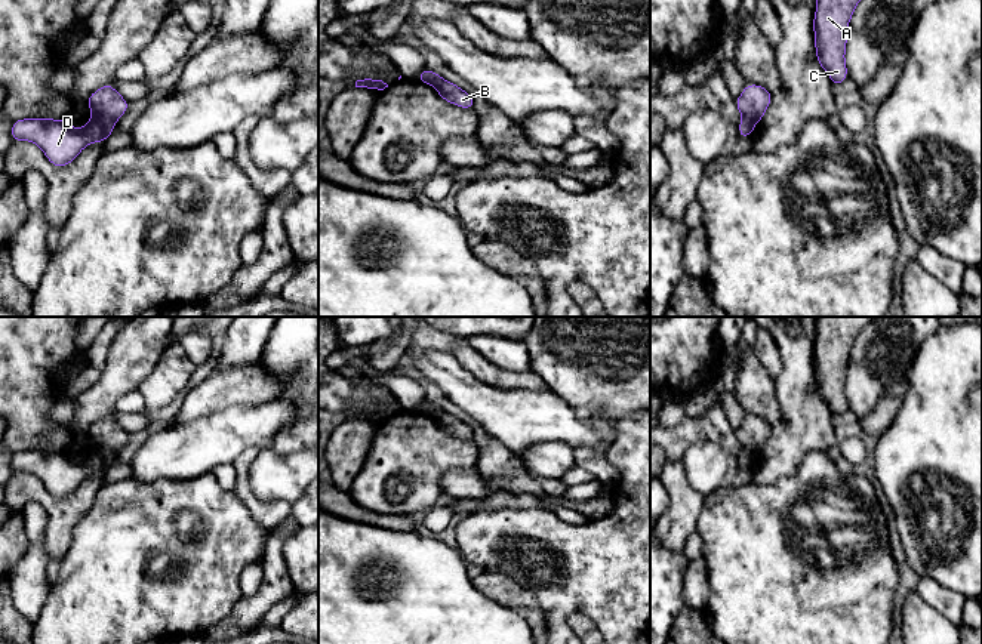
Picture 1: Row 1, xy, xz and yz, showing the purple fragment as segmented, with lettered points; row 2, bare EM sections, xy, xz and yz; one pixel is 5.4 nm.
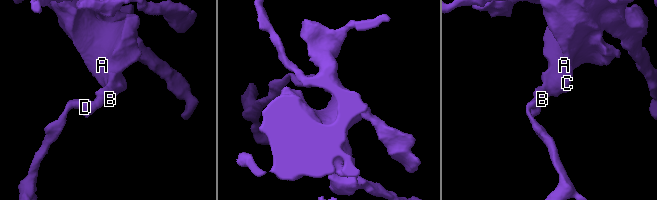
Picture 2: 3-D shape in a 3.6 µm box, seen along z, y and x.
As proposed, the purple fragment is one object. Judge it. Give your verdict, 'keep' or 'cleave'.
cleave

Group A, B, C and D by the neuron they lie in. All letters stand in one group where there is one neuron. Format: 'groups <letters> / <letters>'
groups A B C / D

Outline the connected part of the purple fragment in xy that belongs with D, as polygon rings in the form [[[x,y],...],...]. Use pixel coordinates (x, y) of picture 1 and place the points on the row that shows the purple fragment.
[[[93,115],[81,129],[71,127],[65,120],[24,118],[12,124],[13,141],[31,141],[37,144],[47,160],[64,167],[92,142],[105,142],[114,132],[114,123],[105,117]]]

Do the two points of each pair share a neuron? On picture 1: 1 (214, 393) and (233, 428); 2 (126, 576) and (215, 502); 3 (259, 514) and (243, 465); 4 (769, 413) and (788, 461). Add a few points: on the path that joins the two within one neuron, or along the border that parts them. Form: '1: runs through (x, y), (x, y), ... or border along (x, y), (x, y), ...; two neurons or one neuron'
1: border along (258, 403), (233, 404), (191, 422); two neurons
2: runs through (132, 549), (179, 502), (188, 502); one neuron
3: runs through (251, 502), (242, 490), (242, 477); one neuron
4: border along (773, 390), (781, 413), (781, 419), (773, 427); two neurons

